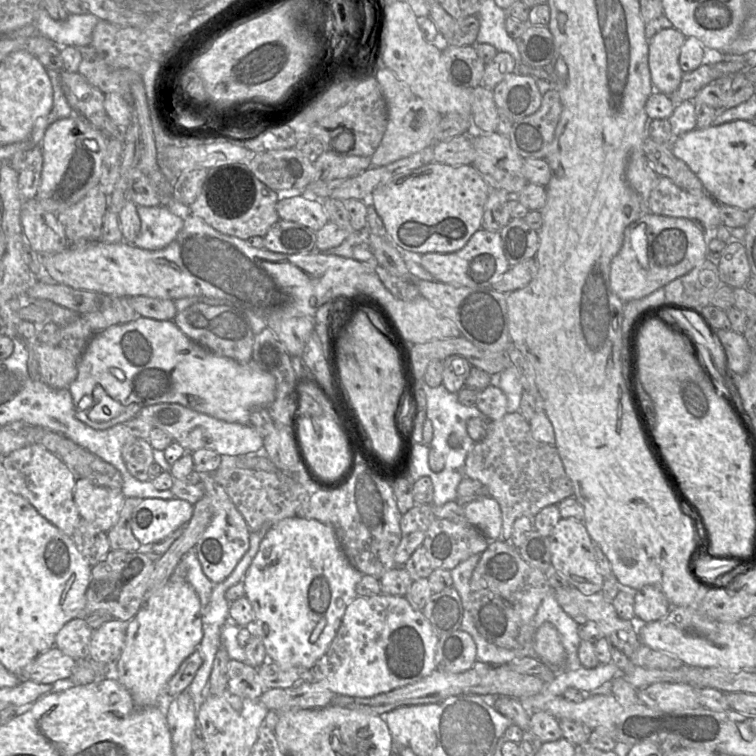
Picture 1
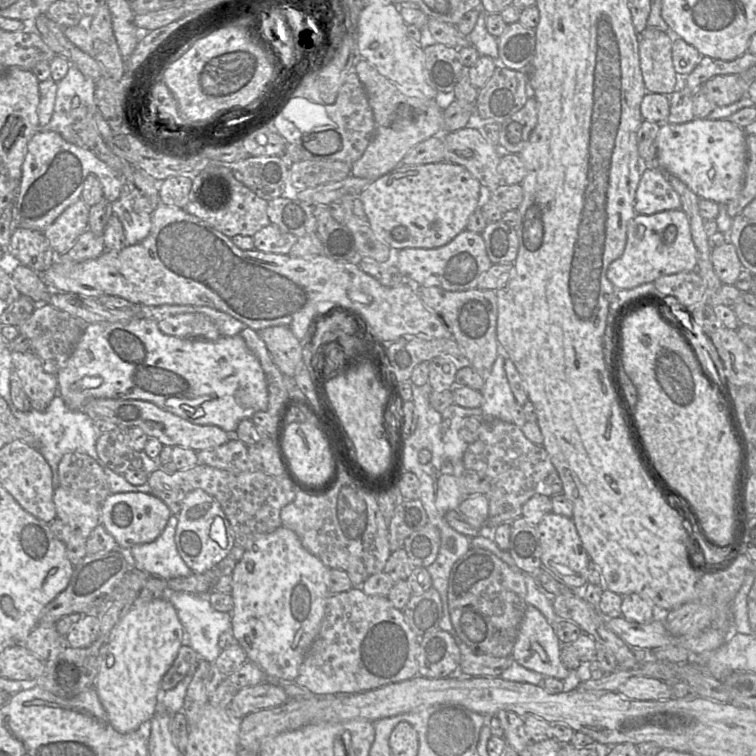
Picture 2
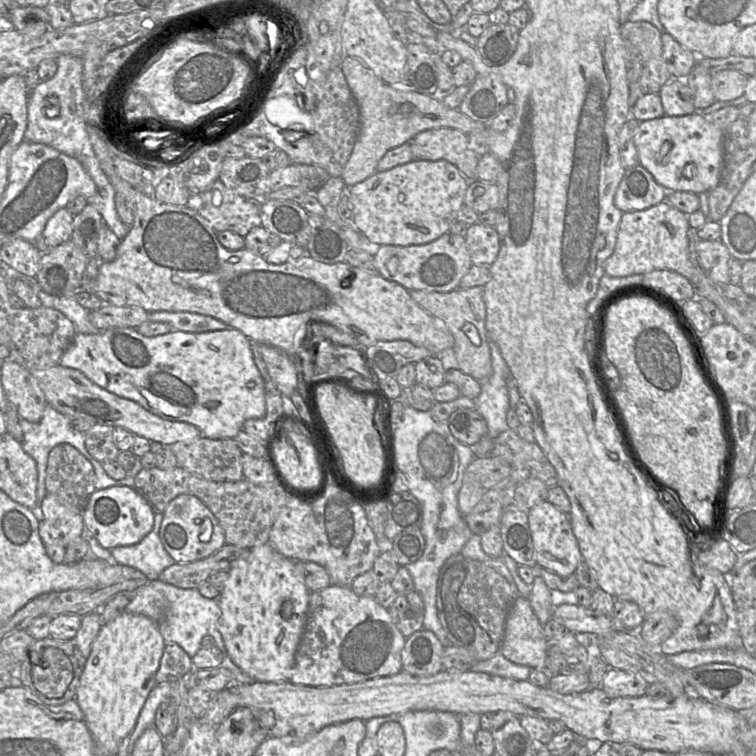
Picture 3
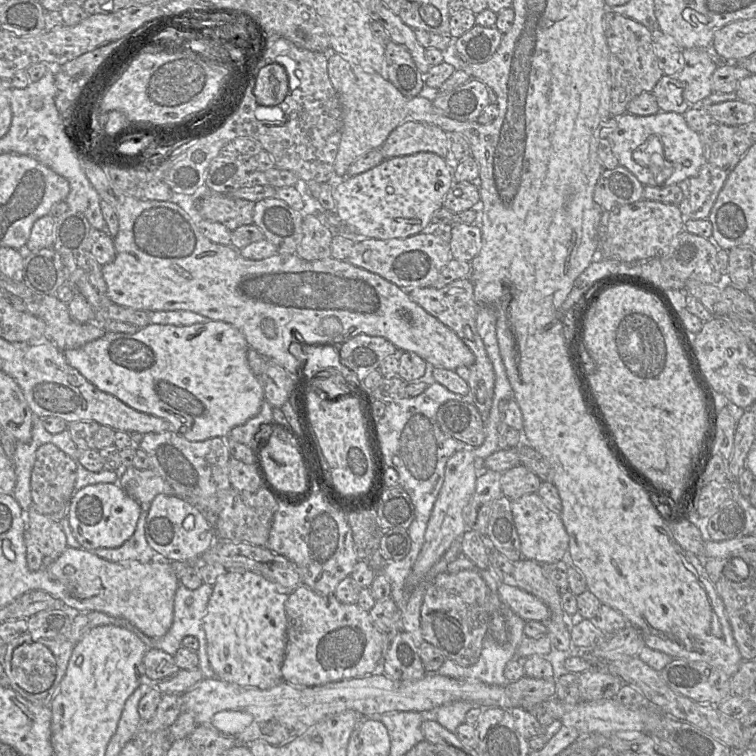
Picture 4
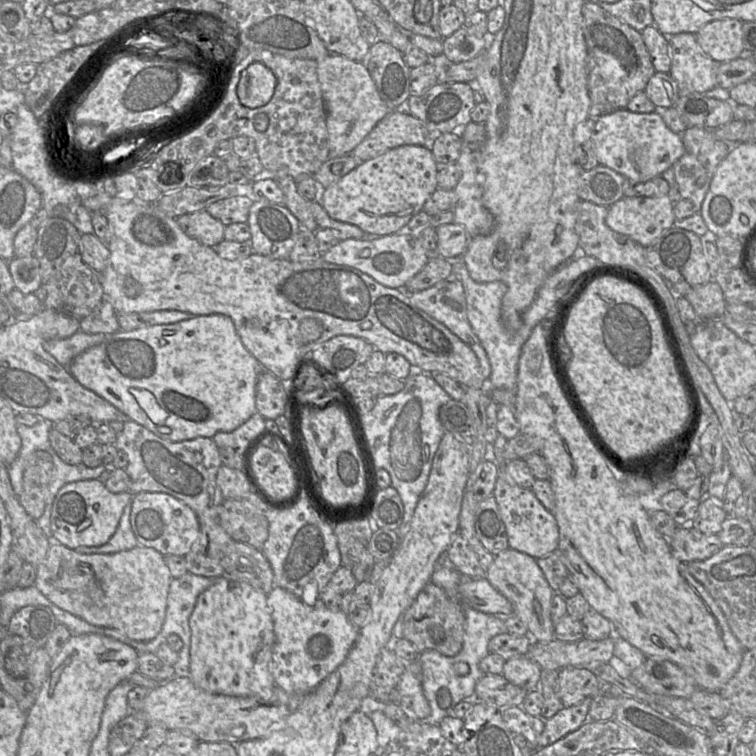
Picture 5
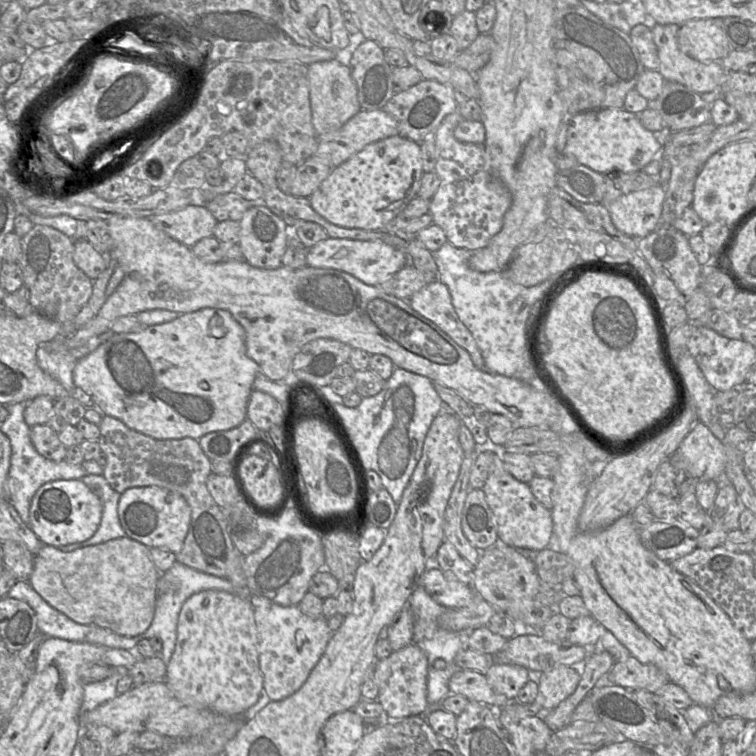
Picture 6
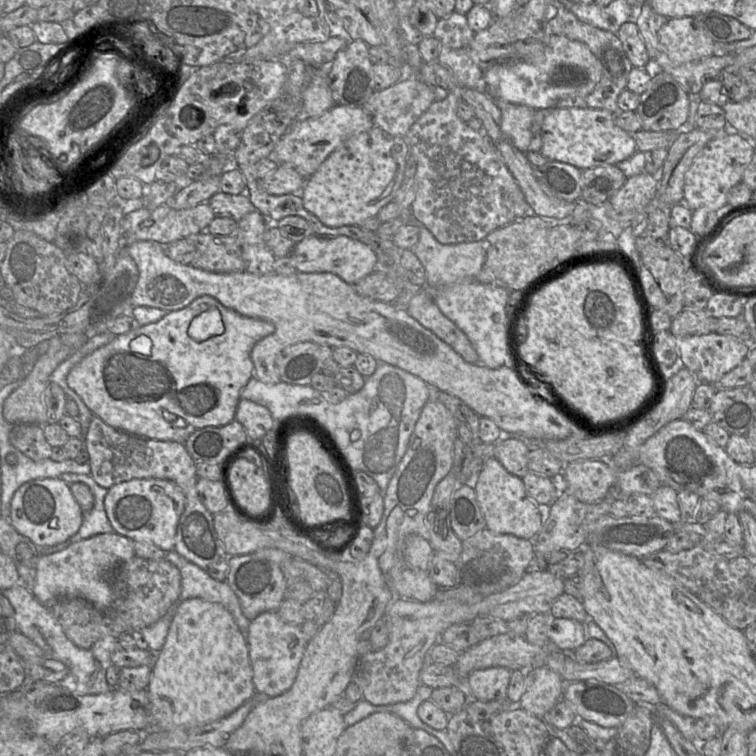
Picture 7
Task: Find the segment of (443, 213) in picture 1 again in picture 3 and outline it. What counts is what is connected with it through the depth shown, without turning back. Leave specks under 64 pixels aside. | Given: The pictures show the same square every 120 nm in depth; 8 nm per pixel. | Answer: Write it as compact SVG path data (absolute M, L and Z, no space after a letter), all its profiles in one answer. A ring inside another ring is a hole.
M412 160L383 172L376 172L348 189L353 204L352 218L358 229L379 245L409 246L432 242L446 234L464 206L469 181L460 170L446 160Z

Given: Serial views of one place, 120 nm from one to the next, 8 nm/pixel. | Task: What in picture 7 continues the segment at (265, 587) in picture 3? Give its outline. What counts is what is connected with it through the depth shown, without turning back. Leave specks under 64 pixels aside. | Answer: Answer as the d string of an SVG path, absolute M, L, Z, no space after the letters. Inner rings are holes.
M191 598L182 602L178 602L164 646L160 652L154 655L154 663L151 668L152 675L147 687L151 702L151 729L133 731L170 731L184 726L207 724L209 722L227 717L256 694L253 683L253 671L249 659L249 649L246 634L244 634L239 629L233 616L224 606L215 602L204 600L202 598Z

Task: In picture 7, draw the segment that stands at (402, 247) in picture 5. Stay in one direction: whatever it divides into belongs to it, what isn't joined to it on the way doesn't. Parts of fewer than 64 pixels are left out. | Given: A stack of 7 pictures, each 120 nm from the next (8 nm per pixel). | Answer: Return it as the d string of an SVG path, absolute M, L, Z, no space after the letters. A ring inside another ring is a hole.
M316 234L295 243L288 256L292 258L298 272L328 272L337 275L351 285L373 273L377 261L375 252L357 240L346 236L325 237Z

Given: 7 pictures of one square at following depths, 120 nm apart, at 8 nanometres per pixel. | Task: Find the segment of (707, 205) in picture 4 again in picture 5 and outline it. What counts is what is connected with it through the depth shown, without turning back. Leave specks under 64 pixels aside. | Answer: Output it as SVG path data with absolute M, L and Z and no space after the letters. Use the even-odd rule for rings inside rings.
M688 127L677 134L682 138L684 154L660 176L669 183L670 190L667 196L673 202L675 218L680 220L700 212L718 165L737 143L721 140L714 135L712 129L704 127Z

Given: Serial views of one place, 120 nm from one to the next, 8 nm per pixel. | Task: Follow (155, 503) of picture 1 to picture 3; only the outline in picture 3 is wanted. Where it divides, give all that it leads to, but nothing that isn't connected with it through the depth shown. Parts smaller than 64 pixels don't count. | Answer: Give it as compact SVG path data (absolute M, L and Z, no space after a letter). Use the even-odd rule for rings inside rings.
M127 486L97 489L90 496L82 517L86 530L108 550L139 543L154 525L154 509L139 491Z

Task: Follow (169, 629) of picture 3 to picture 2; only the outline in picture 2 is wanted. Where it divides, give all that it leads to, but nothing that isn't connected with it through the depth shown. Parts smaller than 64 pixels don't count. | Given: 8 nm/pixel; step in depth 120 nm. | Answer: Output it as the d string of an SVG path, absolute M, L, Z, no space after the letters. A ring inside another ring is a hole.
M167 588L167 593L162 598L168 600L176 609L184 628L183 645L191 647L202 660L214 662L222 651L218 644L219 637L224 632L232 631L231 613L215 610L204 595L171 591Z

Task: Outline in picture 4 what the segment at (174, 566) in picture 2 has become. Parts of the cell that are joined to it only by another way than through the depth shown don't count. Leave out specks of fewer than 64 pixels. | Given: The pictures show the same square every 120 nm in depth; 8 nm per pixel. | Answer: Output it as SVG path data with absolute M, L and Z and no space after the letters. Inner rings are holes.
M140 505L142 512L135 532L123 545L118 548L97 548L88 551L111 562L135 560L141 563L148 563L152 561L164 561L166 558L152 549L147 543L144 528L149 505Z

